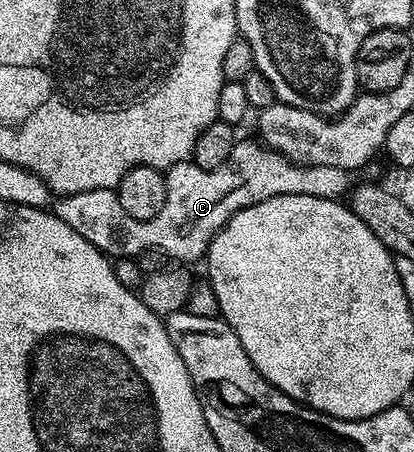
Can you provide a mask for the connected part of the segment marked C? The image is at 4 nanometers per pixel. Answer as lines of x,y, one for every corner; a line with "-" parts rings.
246,139
235,142
232,153
220,169
205,171
193,163
177,163
176,166
169,168
165,172
166,176
166,196
164,197
164,209
156,213
148,221
140,221
132,217
120,205
117,190
114,189
94,189
76,195
64,195
57,200
58,204
52,207
54,214
59,215
64,221
64,225
72,225
84,241
92,241
96,249
100,249
108,257
115,260
127,257
137,257
145,251
163,251
171,260
177,261
182,265
191,265
205,256
207,249
210,248
212,237
226,224
240,209
248,209
252,205
260,205
260,201
268,201
272,197
281,195
311,195
312,197
324,197
325,199
341,200
343,196
351,190
351,172
340,169
339,167
308,167
301,163
292,163
285,155
280,155
276,151
271,151
269,147
261,142

